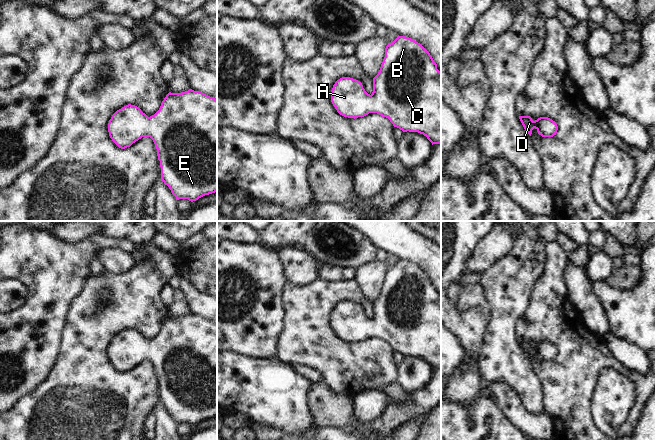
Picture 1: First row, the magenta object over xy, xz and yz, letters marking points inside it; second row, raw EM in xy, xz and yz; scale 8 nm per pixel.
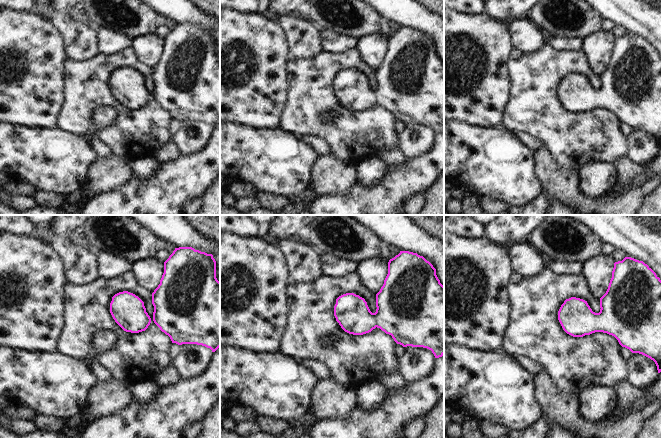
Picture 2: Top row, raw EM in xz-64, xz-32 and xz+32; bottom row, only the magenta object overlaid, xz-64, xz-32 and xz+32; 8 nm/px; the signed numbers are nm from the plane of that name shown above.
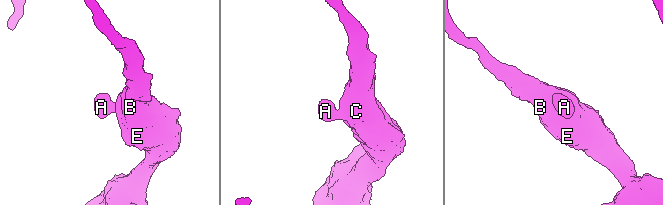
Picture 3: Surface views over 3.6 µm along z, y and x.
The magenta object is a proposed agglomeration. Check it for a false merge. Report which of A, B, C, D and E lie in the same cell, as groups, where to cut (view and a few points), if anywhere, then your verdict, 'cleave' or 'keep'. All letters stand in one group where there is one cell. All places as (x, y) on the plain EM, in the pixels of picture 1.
A B C D E; no cut; keep

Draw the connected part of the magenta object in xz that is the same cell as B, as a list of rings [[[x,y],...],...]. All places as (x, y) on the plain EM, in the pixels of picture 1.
[[[397,260],[385,272],[385,281],[378,298],[373,302],[373,316],[368,318],[361,306],[350,301],[342,301],[335,306],[331,314],[331,326],[337,336],[348,342],[364,341],[377,337],[390,344],[394,351],[403,356],[418,356],[433,368],[441,367],[441,296],[437,293],[430,277],[415,264]]]

